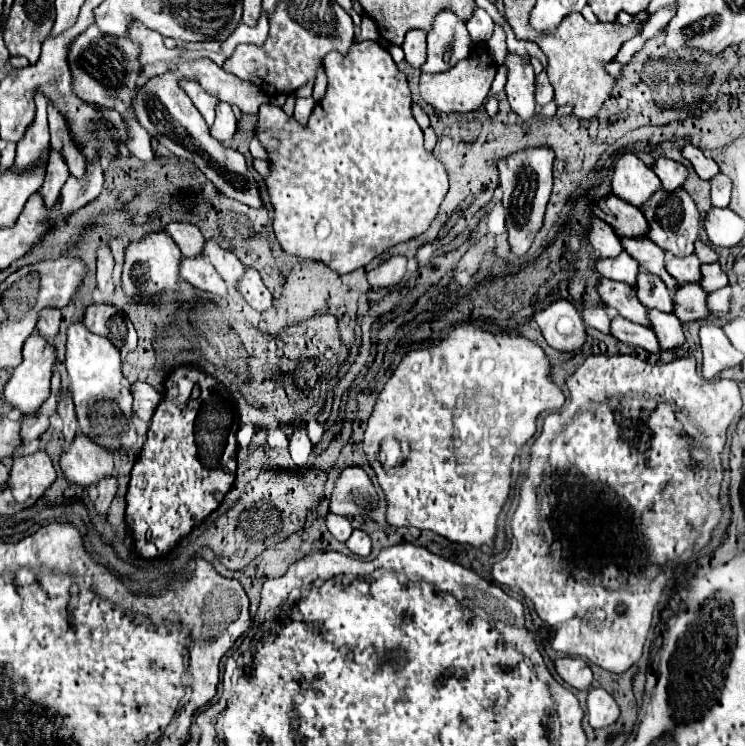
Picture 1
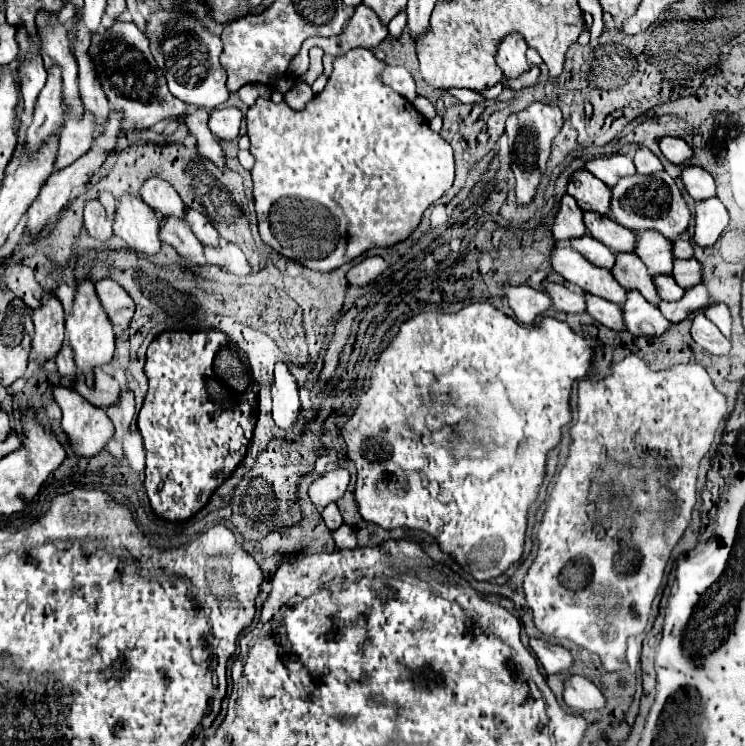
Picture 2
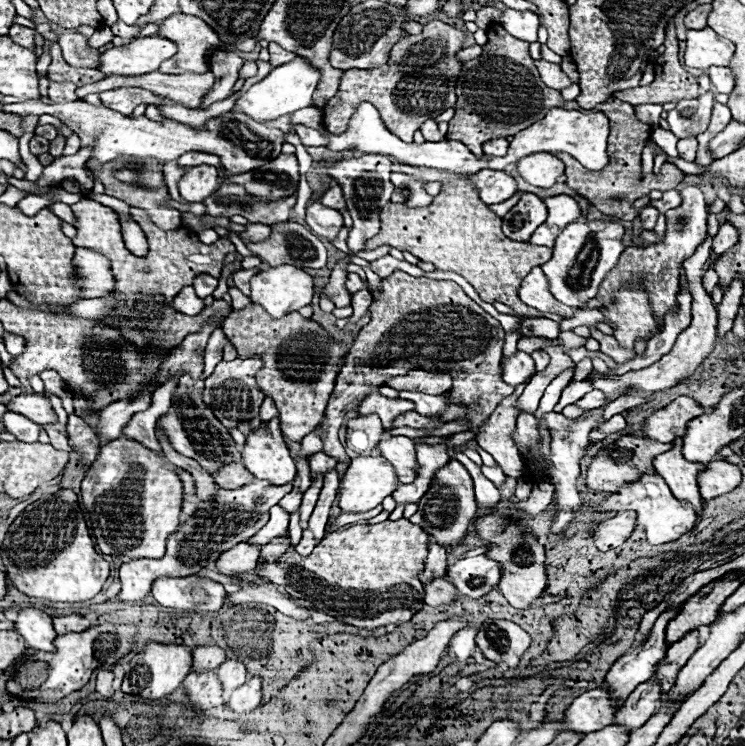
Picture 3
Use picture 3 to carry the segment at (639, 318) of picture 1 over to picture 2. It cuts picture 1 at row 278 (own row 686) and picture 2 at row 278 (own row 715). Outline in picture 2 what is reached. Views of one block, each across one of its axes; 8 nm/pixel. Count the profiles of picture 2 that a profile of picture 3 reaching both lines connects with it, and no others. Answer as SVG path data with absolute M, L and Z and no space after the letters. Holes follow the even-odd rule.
M556 242L556 250L552 254L552 268L564 276L564 280L580 286L584 292L600 296L604 300L610 300L614 304L624 304L626 302L626 288L622 288L612 272L606 272L604 268L598 268L584 260L570 242Z

